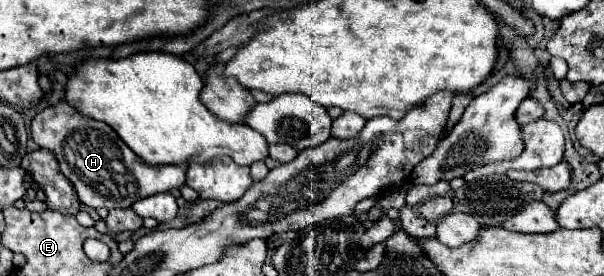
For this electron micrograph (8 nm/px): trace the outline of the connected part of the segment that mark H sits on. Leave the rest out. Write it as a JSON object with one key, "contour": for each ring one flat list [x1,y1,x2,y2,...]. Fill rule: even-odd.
{"contour":[[66,99,58,101,56,105,50,105,42,111,36,113,36,117,30,123,30,135,34,139,36,145,52,151,60,163,60,171,72,181,78,199,92,209,98,207,106,207,106,209,126,209,132,203,156,195,156,193,166,193,166,191,174,191,174,189,182,189,186,185,186,171,178,165,148,165,144,161,140,161,136,157,136,153,116,135,116,131,112,127,108,127,102,121,96,121,92,117,86,117,82,113,78,113]]}

